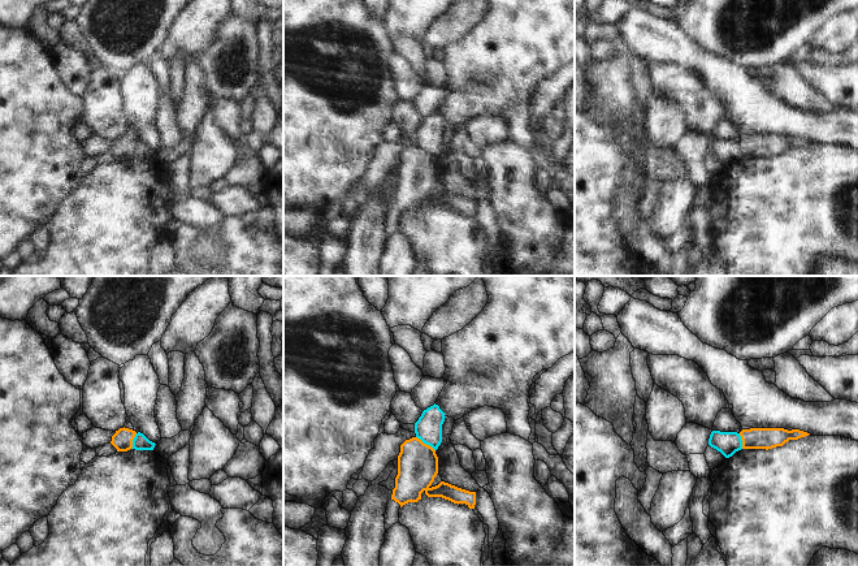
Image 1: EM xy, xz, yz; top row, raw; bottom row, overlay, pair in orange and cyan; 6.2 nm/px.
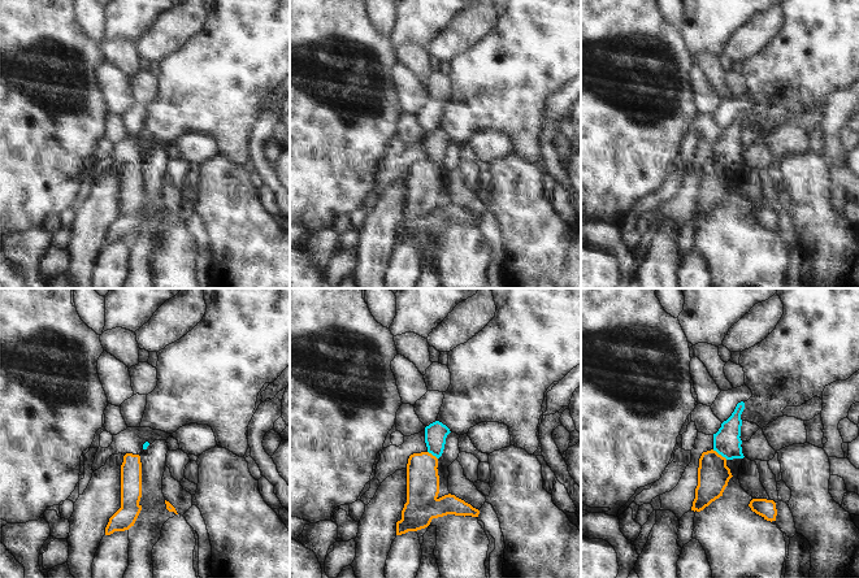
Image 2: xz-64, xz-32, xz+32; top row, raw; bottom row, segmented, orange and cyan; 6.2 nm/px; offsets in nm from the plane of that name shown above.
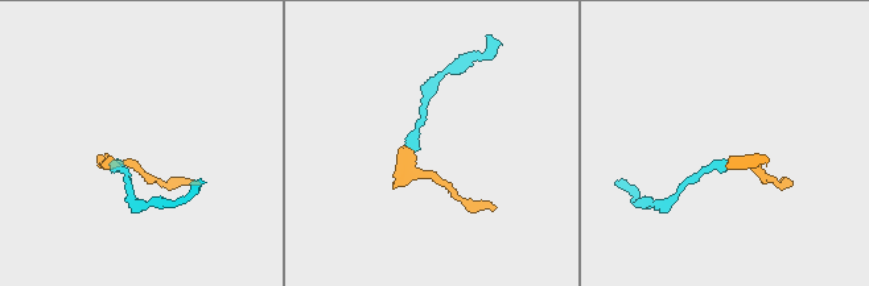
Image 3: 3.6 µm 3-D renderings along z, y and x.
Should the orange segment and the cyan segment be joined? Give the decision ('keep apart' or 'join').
join

